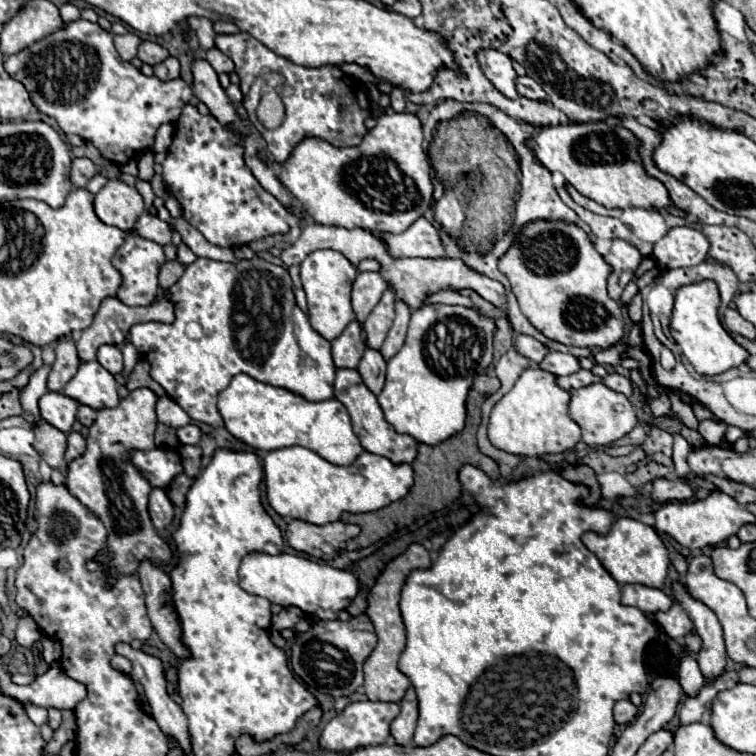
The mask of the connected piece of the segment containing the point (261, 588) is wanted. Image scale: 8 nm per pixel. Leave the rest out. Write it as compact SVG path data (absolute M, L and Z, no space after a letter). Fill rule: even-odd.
M248 553L240 563L240 587L252 595L264 597L282 607L300 607L306 615L316 619L336 619L338 611L346 609L358 593L358 579L350 571L340 571L316 563L300 555L268 555Z

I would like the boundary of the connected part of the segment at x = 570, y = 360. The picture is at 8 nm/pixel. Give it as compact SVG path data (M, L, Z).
M550 351L546 355L546 359L540 363L540 367L556 377L572 375L572 373L578 373L582 369L580 361L574 355L566 355L566 353L558 353L558 351Z

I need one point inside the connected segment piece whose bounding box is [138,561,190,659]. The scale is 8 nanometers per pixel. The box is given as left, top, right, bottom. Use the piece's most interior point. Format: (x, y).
(157, 587)

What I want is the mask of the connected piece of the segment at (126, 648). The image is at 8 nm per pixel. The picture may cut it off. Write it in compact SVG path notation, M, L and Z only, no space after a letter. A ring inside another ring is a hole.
M118 643L118 645L116 645L116 653L122 655L122 657L126 657L126 659L130 659L130 663L132 663L130 677L136 679L136 681L144 687L146 699L148 699L150 709L152 709L152 717L156 719L158 727L160 727L166 735L176 737L178 743L180 743L180 747L184 747L184 751L192 753L192 751L190 751L190 737L188 737L188 721L186 721L184 711L170 699L170 695L168 695L168 691L166 691L166 677L164 677L162 661L160 661L158 657L154 657L154 655L148 655L148 653L144 653L144 651L140 651L140 649L132 649L128 643Z

